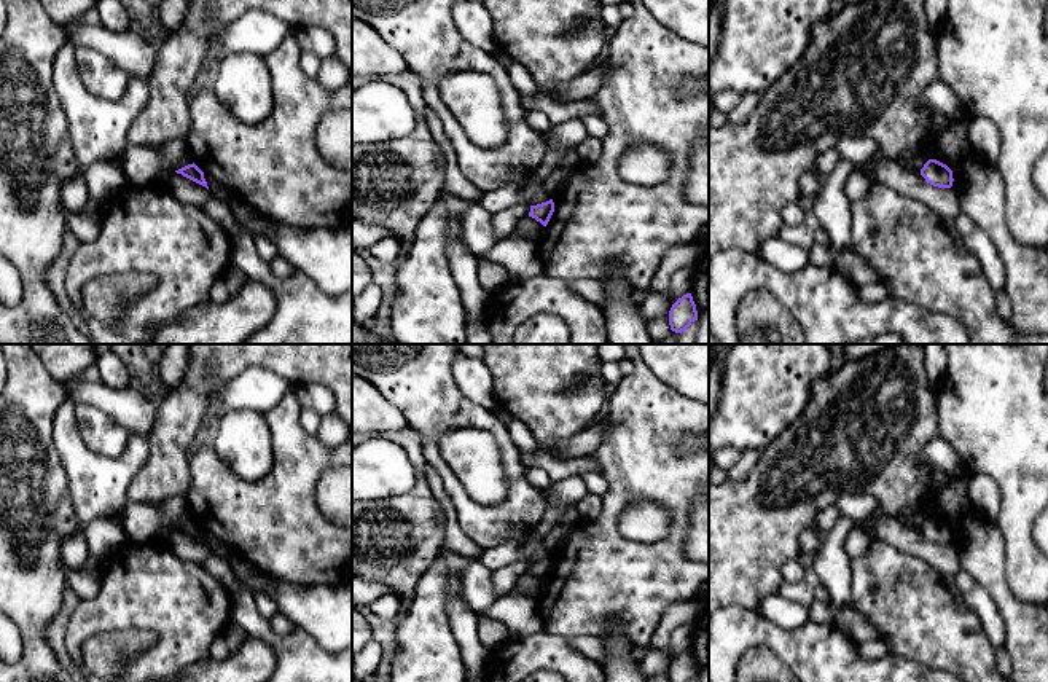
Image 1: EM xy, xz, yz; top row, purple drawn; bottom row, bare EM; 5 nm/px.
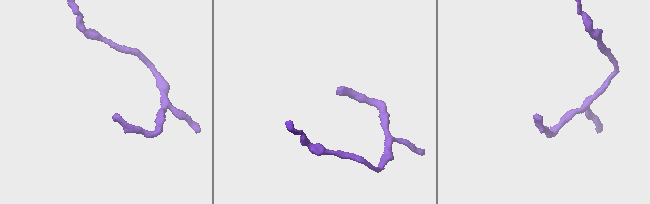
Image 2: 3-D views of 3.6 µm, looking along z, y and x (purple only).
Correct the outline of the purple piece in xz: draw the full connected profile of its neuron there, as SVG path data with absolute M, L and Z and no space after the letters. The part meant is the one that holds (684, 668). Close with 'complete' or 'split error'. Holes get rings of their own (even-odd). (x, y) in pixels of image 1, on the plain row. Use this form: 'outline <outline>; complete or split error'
outline M691 650L678 655L669 668L669 682L691 682L698 677L696 661Z; complete

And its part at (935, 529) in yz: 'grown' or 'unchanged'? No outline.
unchanged

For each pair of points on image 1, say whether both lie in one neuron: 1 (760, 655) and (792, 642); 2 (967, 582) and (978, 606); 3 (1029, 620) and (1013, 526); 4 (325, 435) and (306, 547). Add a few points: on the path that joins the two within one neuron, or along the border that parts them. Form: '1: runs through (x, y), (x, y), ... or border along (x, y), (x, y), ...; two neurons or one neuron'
1: border along (736, 663), (747, 650), (766, 646), (786, 665); two neurons
2: runs through (970, 588), (978, 599); one neuron
3: border along (1005, 571), (1008, 590), (1020, 601), (1031, 606); two neurons
4: border along (314, 435), (324, 445), (335, 448); two neurons

